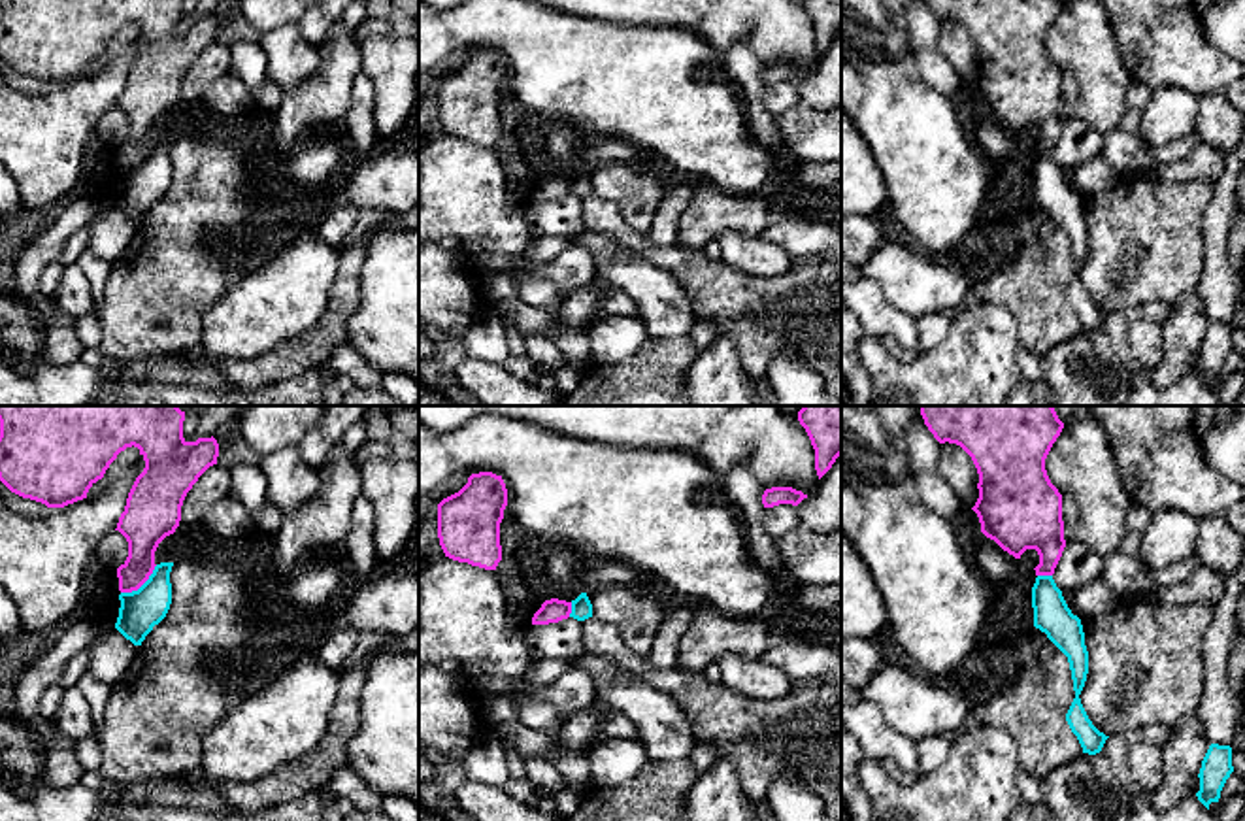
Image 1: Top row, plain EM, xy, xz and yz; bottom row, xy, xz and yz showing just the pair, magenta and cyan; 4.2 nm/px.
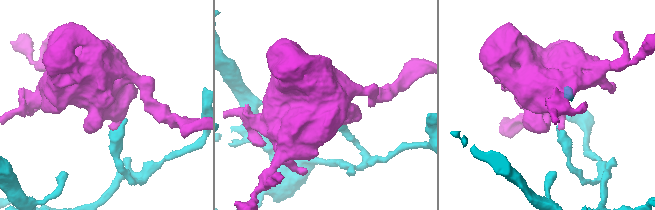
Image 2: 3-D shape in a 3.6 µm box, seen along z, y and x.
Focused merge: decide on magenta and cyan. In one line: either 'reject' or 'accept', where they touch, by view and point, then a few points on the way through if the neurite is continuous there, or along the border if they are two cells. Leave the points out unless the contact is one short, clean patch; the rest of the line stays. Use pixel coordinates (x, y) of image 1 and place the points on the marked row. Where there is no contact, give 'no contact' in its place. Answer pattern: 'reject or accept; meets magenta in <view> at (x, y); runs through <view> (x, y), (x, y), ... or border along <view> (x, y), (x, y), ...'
reject; meets magenta in xy at (140, 586); border along xy (157, 565), (136, 589), (121, 593)

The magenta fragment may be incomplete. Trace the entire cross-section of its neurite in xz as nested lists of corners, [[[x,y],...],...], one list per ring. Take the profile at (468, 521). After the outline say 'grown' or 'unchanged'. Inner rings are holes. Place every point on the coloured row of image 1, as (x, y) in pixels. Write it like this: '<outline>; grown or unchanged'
[[[479,472],[438,504],[438,538],[445,557],[496,570],[502,561],[500,523],[507,506],[502,476]]]; unchanged

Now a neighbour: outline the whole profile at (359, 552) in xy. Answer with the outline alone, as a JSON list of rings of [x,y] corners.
[[[358,494],[353,504],[341,557],[360,576],[370,576],[379,564],[374,544],[374,508],[364,494]]]

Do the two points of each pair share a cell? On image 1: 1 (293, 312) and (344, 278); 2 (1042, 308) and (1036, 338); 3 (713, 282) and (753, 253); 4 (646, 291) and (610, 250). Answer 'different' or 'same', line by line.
1: different
2: same
3: different
4: same

